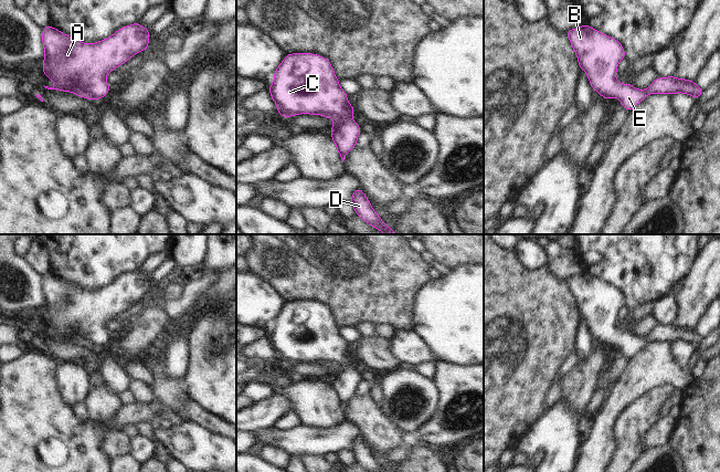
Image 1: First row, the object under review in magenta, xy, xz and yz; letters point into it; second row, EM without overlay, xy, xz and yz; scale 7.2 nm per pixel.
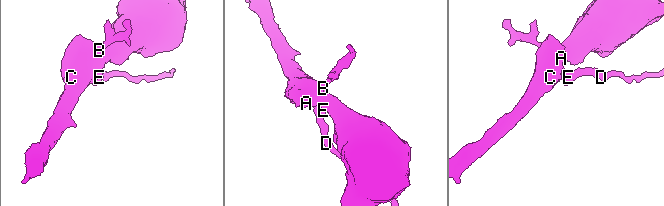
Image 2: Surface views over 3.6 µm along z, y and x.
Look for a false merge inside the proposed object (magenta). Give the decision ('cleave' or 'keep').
keep

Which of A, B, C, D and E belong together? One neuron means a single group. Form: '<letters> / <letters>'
A B C D E

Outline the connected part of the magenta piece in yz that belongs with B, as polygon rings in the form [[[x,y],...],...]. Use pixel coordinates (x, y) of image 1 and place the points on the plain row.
[[[584,271],[582,274],[570,276],[565,280],[573,298],[578,305],[580,317],[583,317],[590,328],[592,338],[596,338],[604,347],[617,345],[623,354],[629,360],[637,354],[646,344],[650,342],[667,342],[675,343],[682,340],[698,347],[703,337],[696,331],[688,326],[678,326],[674,323],[667,325],[657,325],[647,336],[639,337],[632,333],[632,331],[622,332],[620,327],[615,326],[617,322],[618,311],[626,305],[623,292],[612,284],[595,277],[589,272]]]

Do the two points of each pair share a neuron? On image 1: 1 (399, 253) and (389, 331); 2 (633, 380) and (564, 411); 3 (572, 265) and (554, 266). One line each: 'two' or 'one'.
1: two
2: two
3: one

